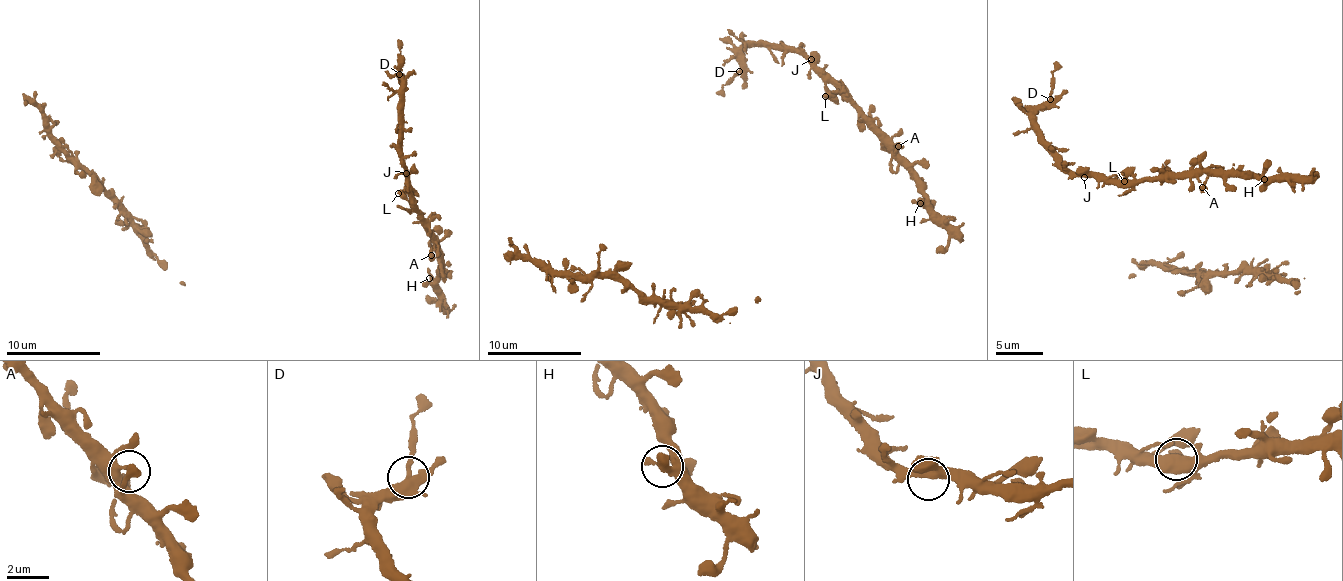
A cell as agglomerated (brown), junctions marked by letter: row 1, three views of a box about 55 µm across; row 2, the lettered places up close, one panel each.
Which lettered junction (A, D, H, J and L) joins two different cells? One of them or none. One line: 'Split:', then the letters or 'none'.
Split: D

